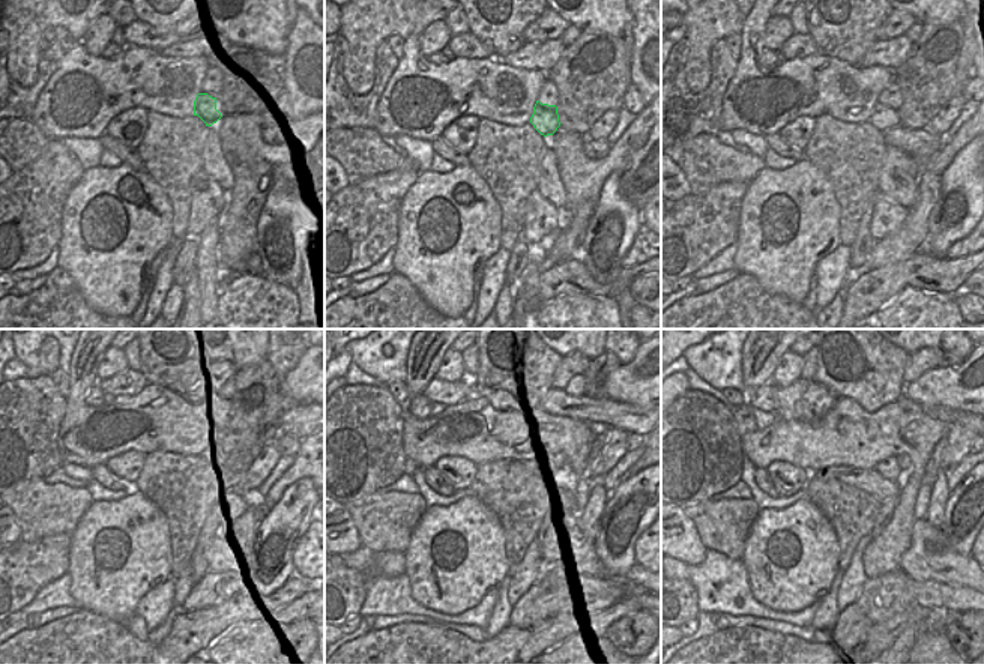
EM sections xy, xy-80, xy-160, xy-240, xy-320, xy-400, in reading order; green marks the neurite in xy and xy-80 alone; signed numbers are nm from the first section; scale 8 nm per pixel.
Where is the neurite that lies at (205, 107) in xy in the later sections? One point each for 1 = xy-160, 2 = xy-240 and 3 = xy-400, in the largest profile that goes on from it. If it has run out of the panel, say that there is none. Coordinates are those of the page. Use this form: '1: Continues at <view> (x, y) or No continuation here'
1: Continues at xy-160 (885, 116)
2: Continues at xy-240 (218, 452)
3: Continues at xy-400 (890, 469)

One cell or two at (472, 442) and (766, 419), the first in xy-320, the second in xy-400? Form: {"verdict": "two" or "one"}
{"verdict": "two"}

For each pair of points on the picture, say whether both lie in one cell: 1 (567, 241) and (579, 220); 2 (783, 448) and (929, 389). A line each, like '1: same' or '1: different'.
1: same
2: different

